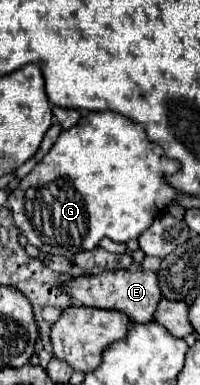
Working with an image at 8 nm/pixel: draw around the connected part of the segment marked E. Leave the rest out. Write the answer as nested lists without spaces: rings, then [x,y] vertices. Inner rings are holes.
[[[111,270],[93,276],[77,276],[69,286],[65,286],[65,294],[69,294],[77,304],[91,306],[91,308],[105,308],[105,310],[121,310],[133,322],[151,322],[153,310],[161,300],[161,292],[157,286],[157,276],[151,270]]]

